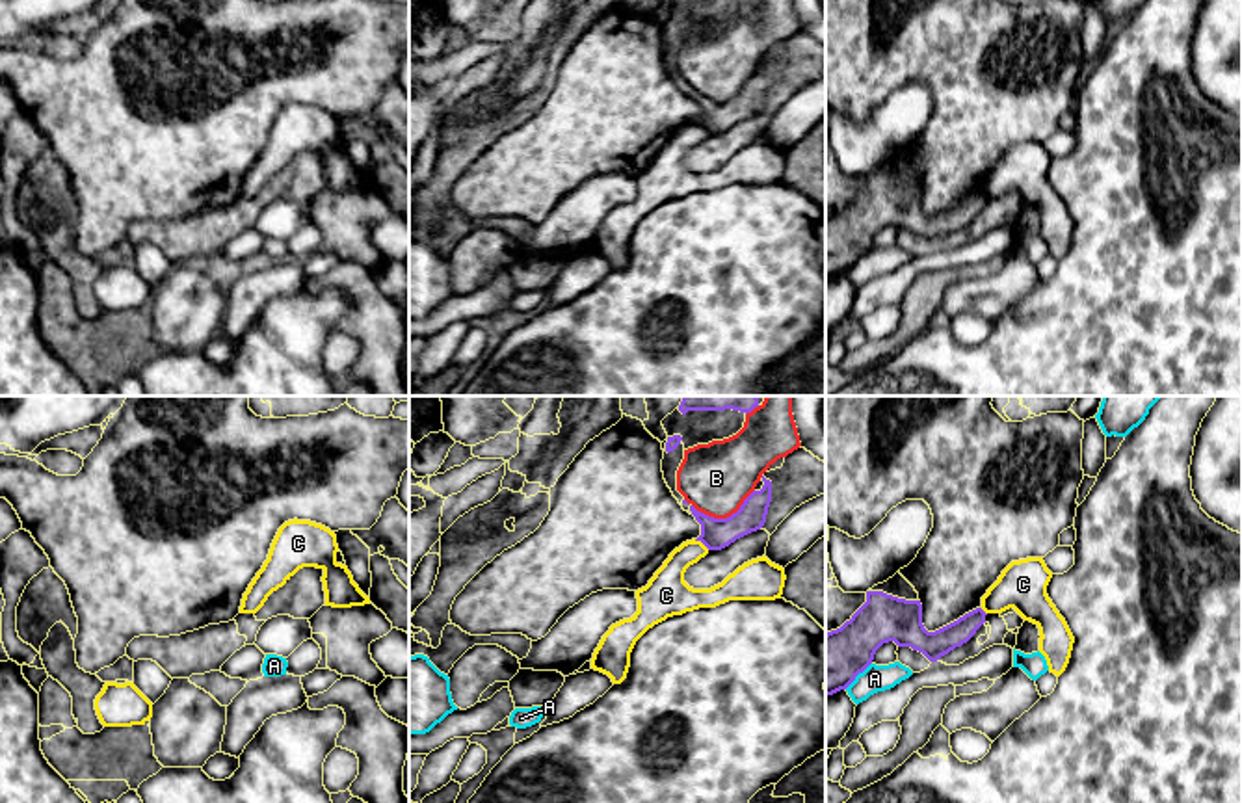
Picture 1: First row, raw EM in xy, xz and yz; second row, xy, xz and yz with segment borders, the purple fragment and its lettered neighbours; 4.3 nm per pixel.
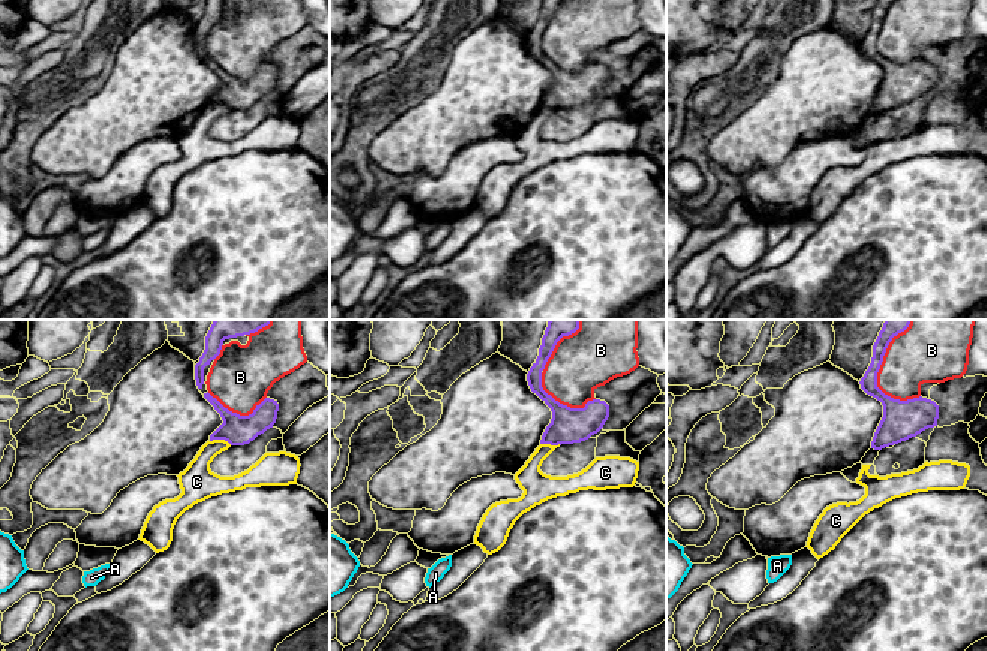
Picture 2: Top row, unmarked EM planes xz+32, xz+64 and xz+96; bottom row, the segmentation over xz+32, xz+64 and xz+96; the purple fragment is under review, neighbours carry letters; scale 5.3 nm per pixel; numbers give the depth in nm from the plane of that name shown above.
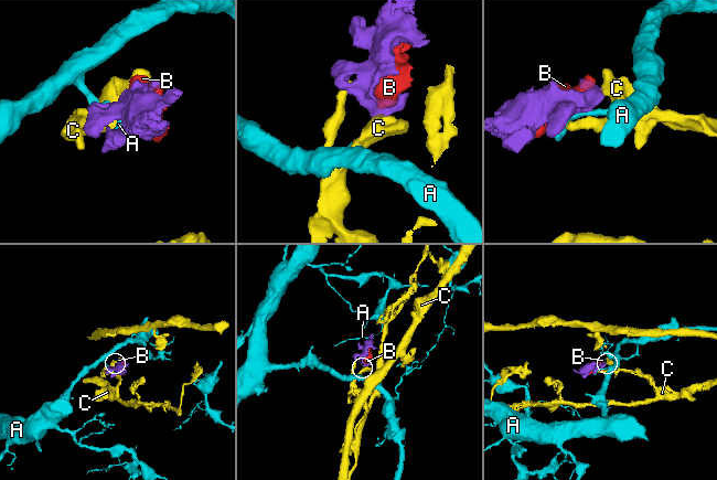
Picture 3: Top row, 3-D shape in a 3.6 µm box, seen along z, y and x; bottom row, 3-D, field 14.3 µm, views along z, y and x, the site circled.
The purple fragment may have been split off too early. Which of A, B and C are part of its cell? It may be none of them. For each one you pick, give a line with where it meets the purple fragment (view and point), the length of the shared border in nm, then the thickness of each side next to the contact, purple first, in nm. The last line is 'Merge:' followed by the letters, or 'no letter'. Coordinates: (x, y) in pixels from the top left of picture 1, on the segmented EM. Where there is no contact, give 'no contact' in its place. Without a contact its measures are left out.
Merge: no letter

